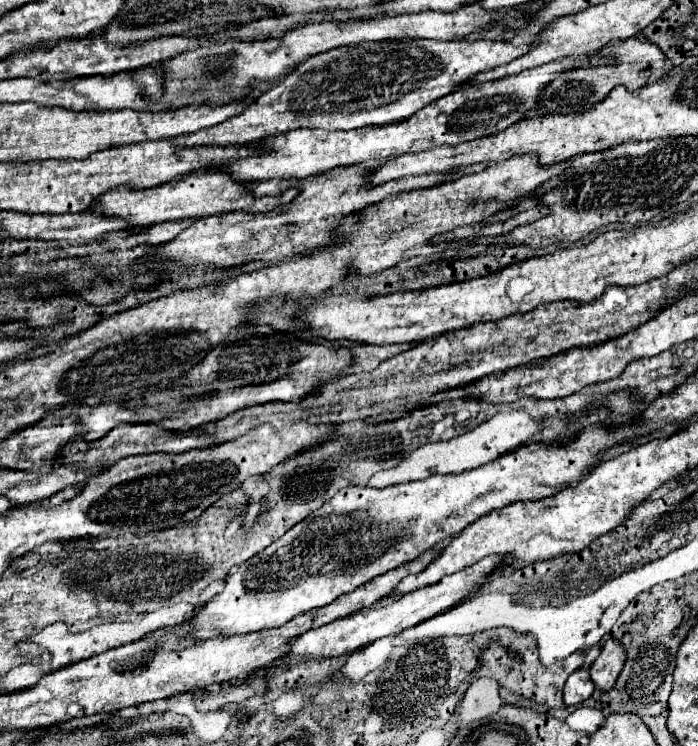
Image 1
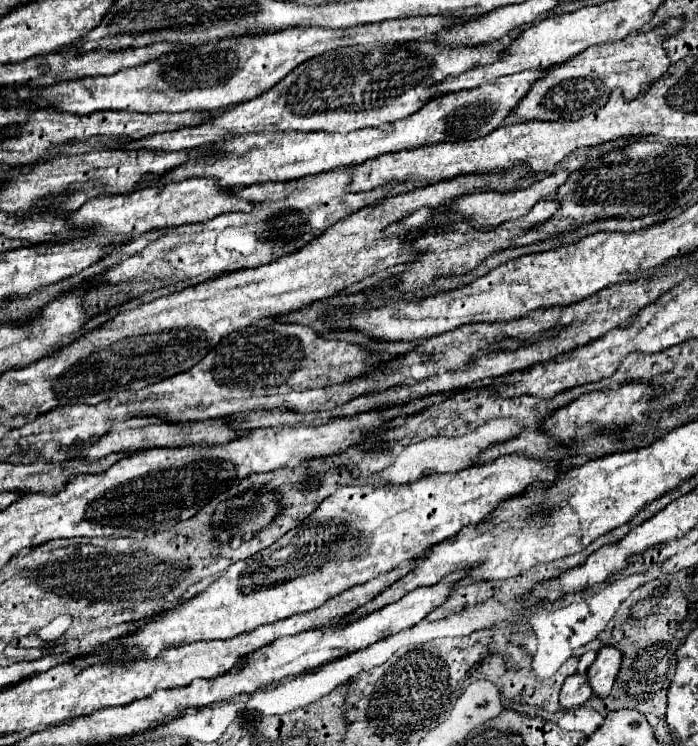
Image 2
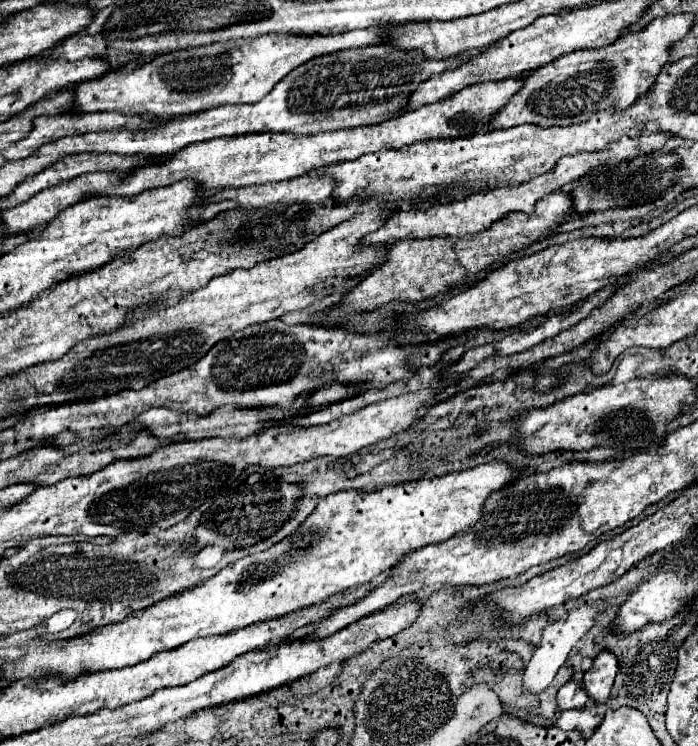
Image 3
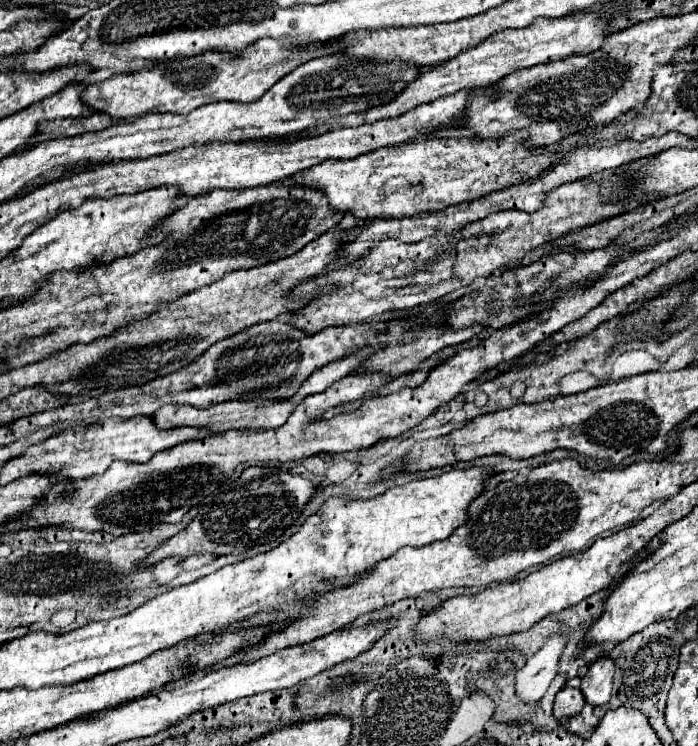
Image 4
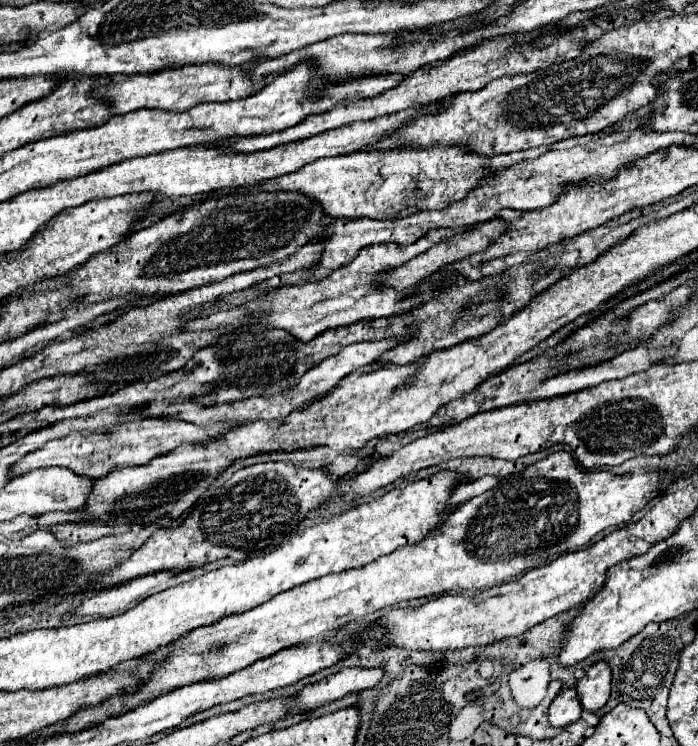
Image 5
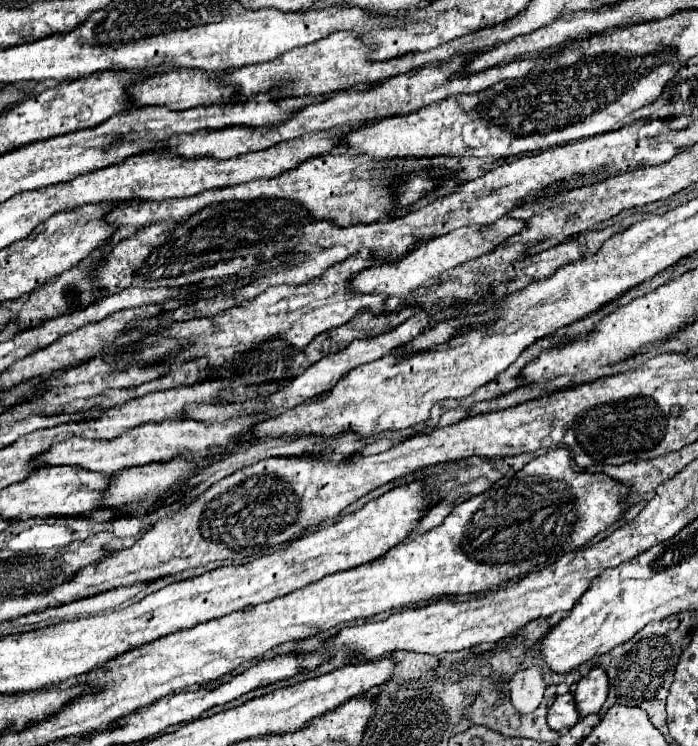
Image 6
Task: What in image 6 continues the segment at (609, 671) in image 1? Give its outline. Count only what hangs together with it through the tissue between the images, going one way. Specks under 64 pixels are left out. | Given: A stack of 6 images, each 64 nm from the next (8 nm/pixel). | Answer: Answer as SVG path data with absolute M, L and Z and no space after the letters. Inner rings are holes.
M592 668L576 686L574 700L580 718L588 714L598 714L608 696L608 676L602 668Z

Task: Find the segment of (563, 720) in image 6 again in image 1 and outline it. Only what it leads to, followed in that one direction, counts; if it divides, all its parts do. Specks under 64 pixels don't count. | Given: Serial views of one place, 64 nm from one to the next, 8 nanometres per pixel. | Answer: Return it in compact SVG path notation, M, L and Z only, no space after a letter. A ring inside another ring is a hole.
M580 668L574 674L570 674L564 684L564 704L578 706L586 698L590 698L592 692L594 692L594 684L590 680L590 674L586 668Z

